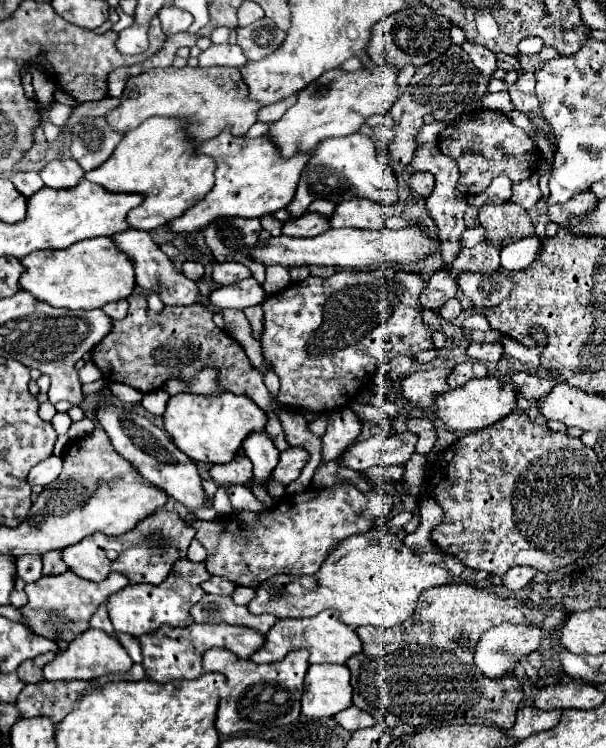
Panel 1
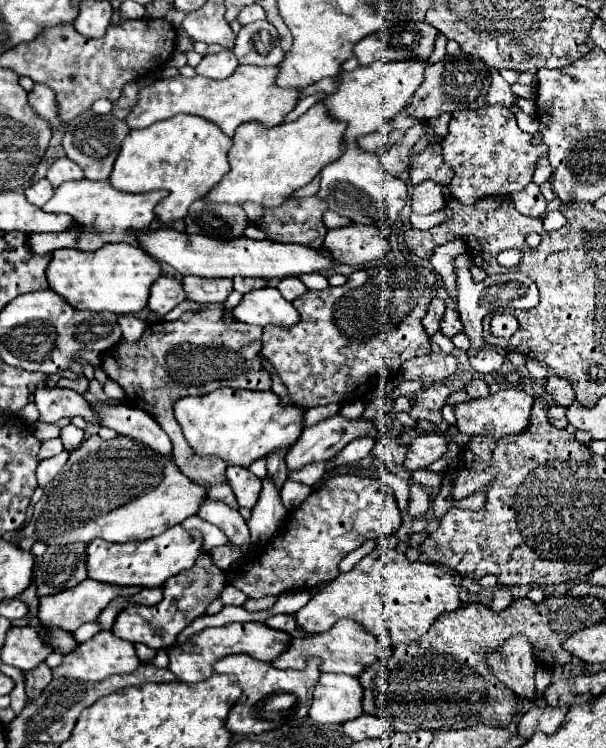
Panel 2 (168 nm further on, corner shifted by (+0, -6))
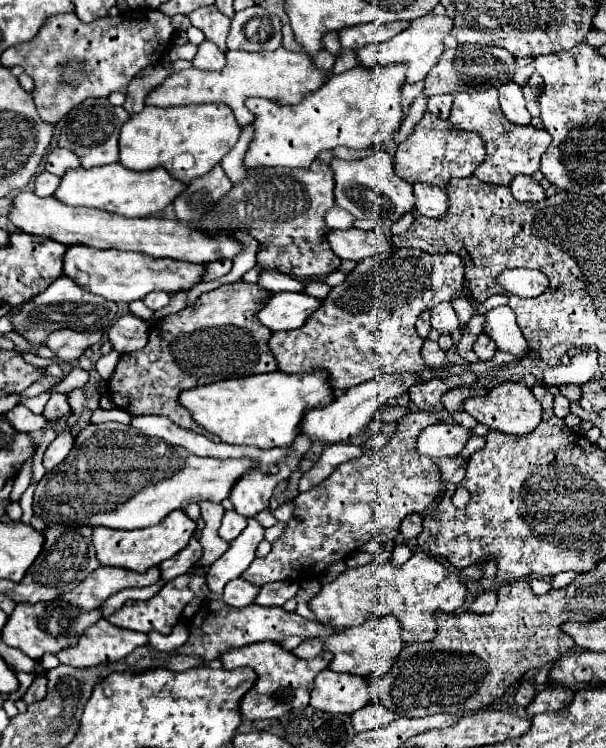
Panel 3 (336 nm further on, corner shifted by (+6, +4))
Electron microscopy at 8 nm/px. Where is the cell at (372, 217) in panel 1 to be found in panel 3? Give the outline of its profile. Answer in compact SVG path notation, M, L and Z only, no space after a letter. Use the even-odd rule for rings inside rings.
M350 228L346 232L332 230L328 234L328 242L338 258L354 262L378 256L392 248L390 240L382 232L364 232L358 228Z

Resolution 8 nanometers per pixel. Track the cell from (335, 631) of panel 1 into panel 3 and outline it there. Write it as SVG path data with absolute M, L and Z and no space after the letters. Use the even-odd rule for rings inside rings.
M386 616L386 618L376 618L368 620L362 626L346 628L340 630L338 634L322 640L304 640L296 650L292 650L298 658L314 658L320 652L328 650L334 654L334 660L330 662L330 670L334 672L350 672L356 676L384 676L390 672L392 664L402 652L402 636L400 636L400 622L396 616Z

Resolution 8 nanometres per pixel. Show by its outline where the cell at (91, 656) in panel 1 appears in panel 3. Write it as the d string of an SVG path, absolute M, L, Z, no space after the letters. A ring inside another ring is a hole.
M102 618L98 620L98 624L90 626L84 632L78 646L66 648L56 656L62 664L88 668L98 666L102 662L118 662L126 658L134 648L144 644L148 644L148 636L144 632L118 628L110 624L106 618Z

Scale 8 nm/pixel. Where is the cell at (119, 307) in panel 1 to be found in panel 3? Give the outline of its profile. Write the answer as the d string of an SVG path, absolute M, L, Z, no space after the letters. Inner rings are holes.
M126 314L110 328L108 340L120 354L142 350L142 346L148 342L148 326L142 318Z

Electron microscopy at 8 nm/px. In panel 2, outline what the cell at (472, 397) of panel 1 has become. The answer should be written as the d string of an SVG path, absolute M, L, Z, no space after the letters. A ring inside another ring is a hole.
M506 388L506 390L494 392L486 398L476 398L470 402L456 404L454 406L456 428L458 428L458 432L468 434L468 436L484 434L484 436L492 436L492 438L502 438L508 434L518 434L520 430L524 430L524 426L528 426L532 402L534 402L534 398L530 394L526 394L524 390Z

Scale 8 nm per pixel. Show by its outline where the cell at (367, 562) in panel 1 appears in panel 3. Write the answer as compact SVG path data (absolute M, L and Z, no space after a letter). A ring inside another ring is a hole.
M416 550L412 558L398 566L390 562L384 564L366 564L360 568L348 568L334 582L324 584L322 592L308 602L318 622L330 624L334 628L360 626L368 618L382 618L394 614L402 624L402 640L412 642L430 642L436 638L436 612L454 614L466 600L468 586L454 572L448 572L440 560L430 556L424 550Z

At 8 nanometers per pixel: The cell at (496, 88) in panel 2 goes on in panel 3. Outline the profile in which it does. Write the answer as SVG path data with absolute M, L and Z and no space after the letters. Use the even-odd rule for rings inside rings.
M508 82L504 86L498 88L500 90L500 106L504 116L518 126L528 126L532 116L524 106L524 96L522 96L522 88L514 82Z

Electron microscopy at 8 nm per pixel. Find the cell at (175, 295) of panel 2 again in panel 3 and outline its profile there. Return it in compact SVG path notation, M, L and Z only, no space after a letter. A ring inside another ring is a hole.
M150 292L148 296L144 296L144 304L150 308L150 310L160 310L168 304L170 296L166 296L166 292Z

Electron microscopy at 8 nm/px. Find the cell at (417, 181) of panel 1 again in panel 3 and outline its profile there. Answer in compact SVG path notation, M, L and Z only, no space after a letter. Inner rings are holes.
M414 184L416 210L428 218L440 218L448 212L448 194L440 188L430 188L428 184Z

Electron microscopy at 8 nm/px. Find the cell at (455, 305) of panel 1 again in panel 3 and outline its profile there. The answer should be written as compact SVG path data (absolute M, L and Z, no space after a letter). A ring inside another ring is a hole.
M442 302L442 304L434 306L430 310L430 316L432 316L432 328L436 328L440 334L452 334L460 328L458 316L450 302Z

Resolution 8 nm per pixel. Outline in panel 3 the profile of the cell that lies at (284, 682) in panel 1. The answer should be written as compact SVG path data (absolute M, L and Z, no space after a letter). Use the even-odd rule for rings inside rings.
M258 642L258 644L234 648L226 654L222 654L220 660L222 660L224 668L250 666L256 670L258 680L256 680L254 688L242 698L240 712L246 720L266 720L266 718L280 718L282 714L286 714L292 708L308 706L310 692L314 690L314 678L318 676L318 672L328 668L328 664L332 660L332 652L322 652L312 660L302 660L276 642Z

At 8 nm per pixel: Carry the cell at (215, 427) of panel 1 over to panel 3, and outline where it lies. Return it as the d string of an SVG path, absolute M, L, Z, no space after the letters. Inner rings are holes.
M276 370L270 374L230 378L186 390L180 396L180 404L192 412L194 420L208 432L220 436L222 442L256 448L290 446L300 432L306 412L326 406L332 400L334 392L324 370L314 370L308 374L286 374Z

